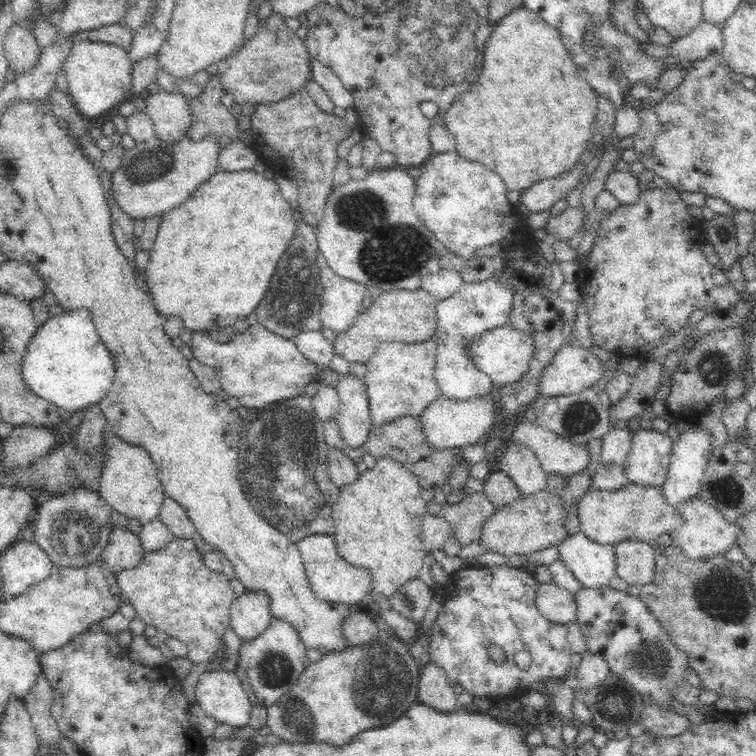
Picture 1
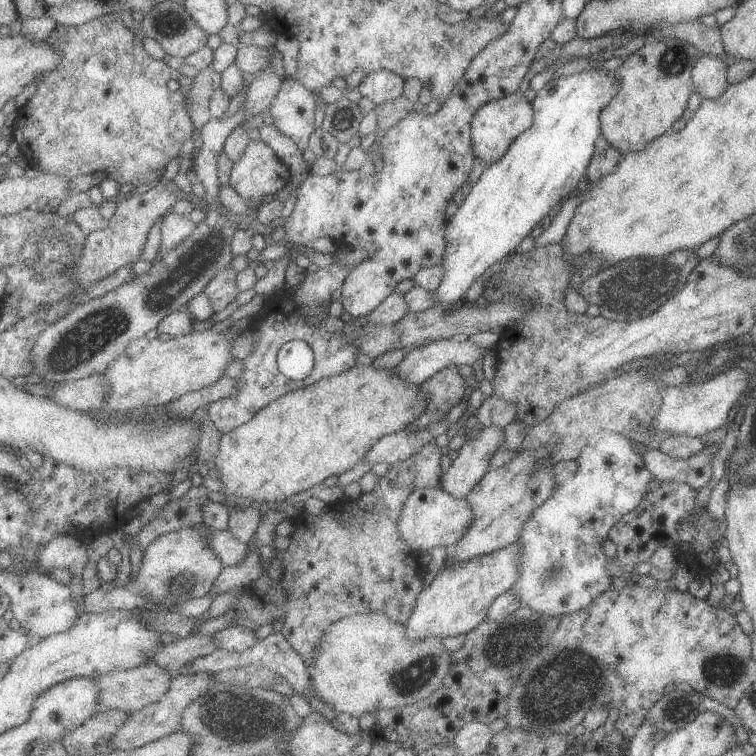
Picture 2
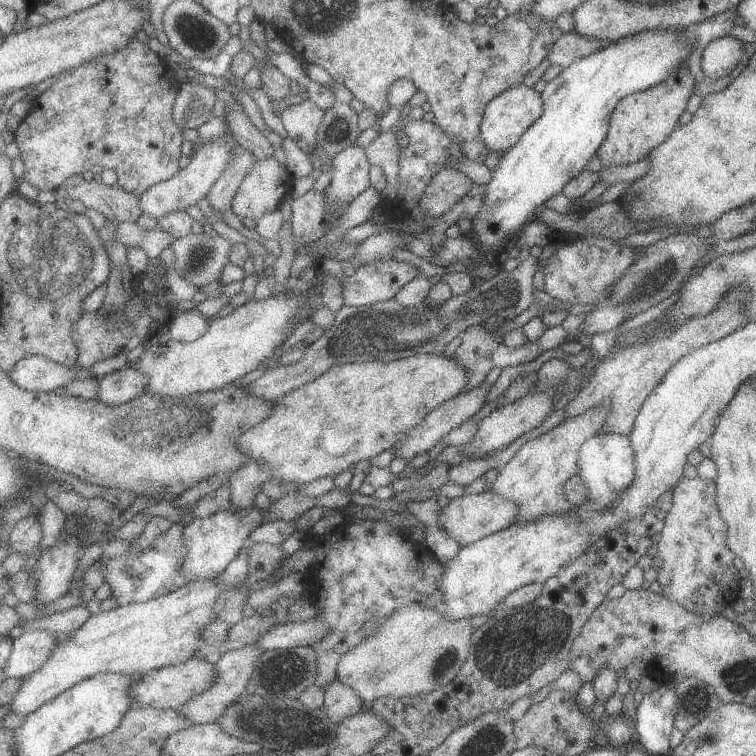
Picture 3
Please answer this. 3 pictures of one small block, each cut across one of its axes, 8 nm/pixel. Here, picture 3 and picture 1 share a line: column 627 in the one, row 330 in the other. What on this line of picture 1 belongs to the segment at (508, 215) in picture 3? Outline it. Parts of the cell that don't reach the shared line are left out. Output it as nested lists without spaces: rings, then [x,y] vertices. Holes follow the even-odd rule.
[[[84,307],[52,315],[34,332],[34,336],[27,345],[27,352],[21,360],[22,379],[26,387],[36,396],[56,405],[65,415],[71,415],[87,409],[90,405],[98,404],[100,399],[108,394],[114,380],[116,372],[114,358],[107,345],[98,337],[92,322],[90,311]]]

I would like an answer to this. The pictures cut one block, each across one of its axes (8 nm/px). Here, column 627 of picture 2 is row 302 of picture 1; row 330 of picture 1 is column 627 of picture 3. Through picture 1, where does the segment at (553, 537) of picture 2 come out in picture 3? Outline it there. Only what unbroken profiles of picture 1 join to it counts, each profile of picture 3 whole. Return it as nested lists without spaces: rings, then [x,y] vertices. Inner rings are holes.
[[[600,432],[590,437],[579,450],[580,476],[584,479],[588,501],[599,509],[613,505],[616,497],[631,485],[635,477],[635,454],[628,435]]]

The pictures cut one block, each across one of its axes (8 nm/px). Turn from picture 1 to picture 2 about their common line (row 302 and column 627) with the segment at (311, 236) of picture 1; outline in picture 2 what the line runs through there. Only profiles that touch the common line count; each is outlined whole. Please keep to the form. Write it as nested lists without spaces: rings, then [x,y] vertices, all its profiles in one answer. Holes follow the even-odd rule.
[[[678,249],[661,257],[629,258],[602,269],[596,276],[583,279],[579,293],[591,304],[597,304],[601,315],[611,321],[637,321],[657,311],[678,289],[685,285],[689,274],[700,262],[696,258],[697,250]]]

